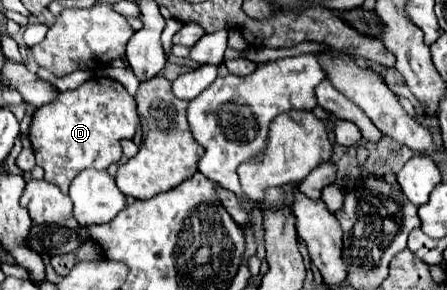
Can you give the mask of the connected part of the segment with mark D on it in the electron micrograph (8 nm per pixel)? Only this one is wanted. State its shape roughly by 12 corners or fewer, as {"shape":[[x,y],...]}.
{"shape":[[89,79],[35,111],[45,181],[121,159],[137,109],[113,79]]}

